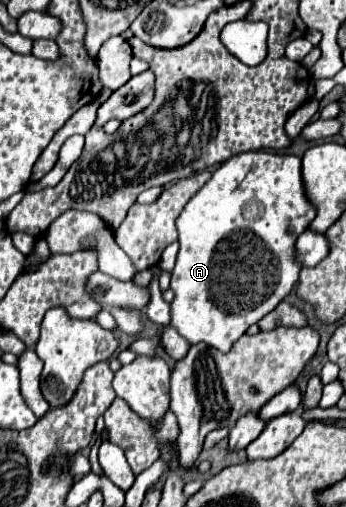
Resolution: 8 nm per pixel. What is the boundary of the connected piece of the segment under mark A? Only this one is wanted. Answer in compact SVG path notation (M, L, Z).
M249 151L221 163L177 219L179 255L171 273L175 299L171 301L169 325L191 345L203 341L227 353L235 339L273 311L297 283L301 267L295 261L295 239L307 229L313 217L315 207L305 197L299 157L275 151Z

